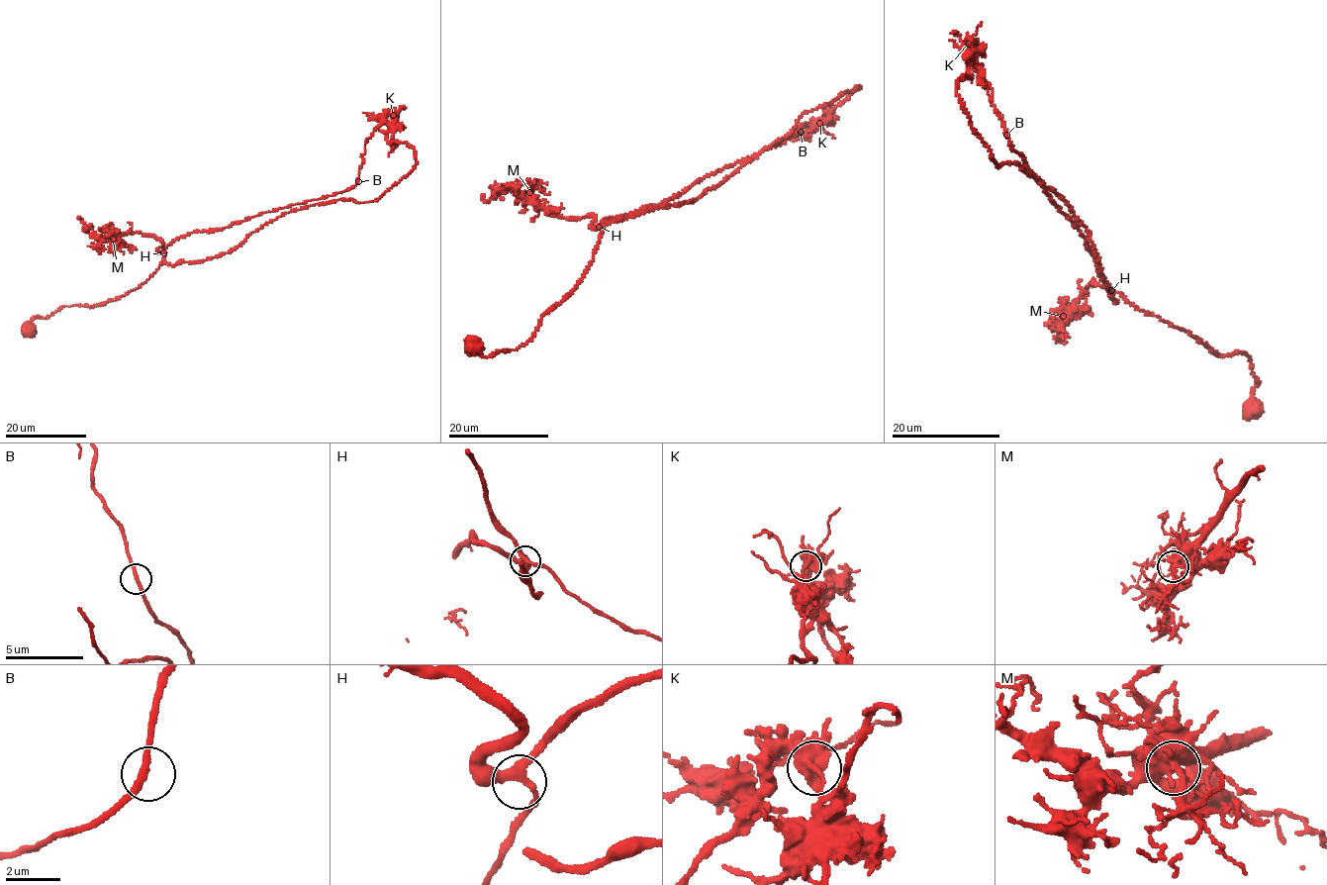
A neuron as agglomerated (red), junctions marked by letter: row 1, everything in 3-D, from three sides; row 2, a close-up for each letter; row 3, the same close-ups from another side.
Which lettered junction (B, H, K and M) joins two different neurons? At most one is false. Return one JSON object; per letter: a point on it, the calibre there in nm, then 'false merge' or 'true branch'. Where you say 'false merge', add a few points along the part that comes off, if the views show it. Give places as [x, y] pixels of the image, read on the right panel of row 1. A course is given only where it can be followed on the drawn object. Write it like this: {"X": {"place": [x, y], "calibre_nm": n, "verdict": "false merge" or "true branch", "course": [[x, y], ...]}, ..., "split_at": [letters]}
{"B": {"place": [1006, 135], "calibre_nm": 240, "verdict": "true branch"}, "H": {"place": [1111, 290], "calibre_nm": 280, "verdict": "true branch"}, "K": {"place": [968, 44], "calibre_nm": 400, "verdict": "false merge", "course": [[969, 44], [972, 75], [958, 80], [957, 95], [974, 130], [996, 166], [1013, 162], [1061, 195], [1117, 301]]}, "M": {"place": [1063, 316], "calibre_nm": 260, "verdict": "true branch"}, "split_at": ["K"]}

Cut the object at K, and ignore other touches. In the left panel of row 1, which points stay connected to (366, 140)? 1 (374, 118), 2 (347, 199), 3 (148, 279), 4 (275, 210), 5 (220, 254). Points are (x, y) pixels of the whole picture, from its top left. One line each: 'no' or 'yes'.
1: yes
2: no
3: yes
4: yes
5: no

